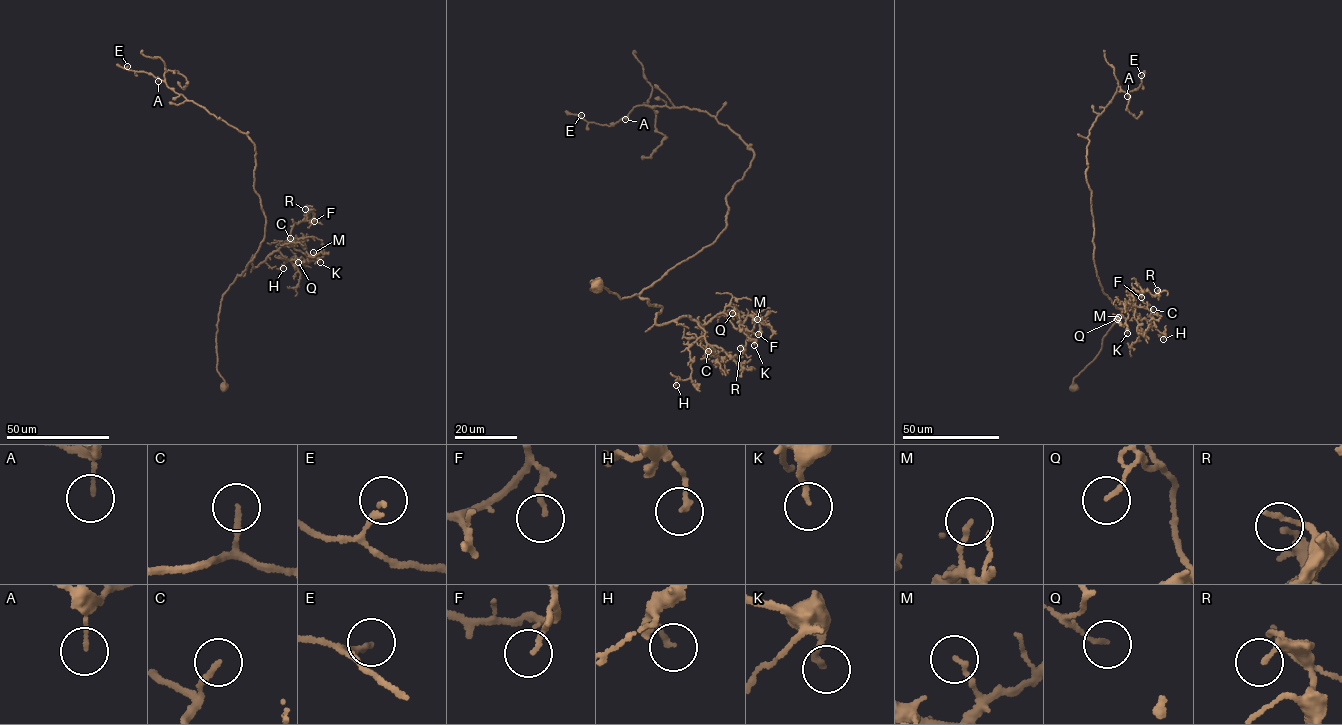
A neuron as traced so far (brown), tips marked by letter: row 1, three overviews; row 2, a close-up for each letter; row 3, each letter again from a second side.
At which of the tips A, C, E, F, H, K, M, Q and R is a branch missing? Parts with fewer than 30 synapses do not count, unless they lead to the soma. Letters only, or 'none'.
C

